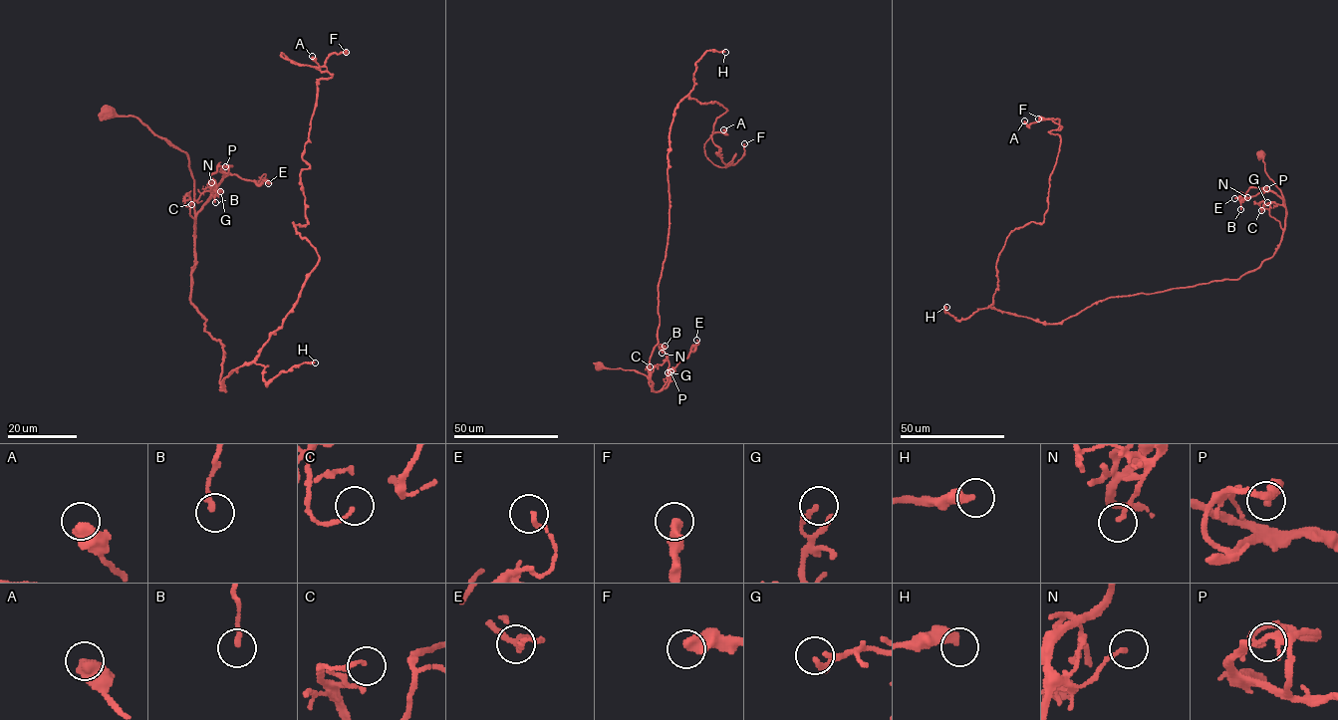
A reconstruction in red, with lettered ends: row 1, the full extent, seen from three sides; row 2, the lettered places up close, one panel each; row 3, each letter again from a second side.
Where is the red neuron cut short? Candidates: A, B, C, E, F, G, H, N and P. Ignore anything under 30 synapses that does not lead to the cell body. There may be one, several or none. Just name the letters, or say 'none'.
H

